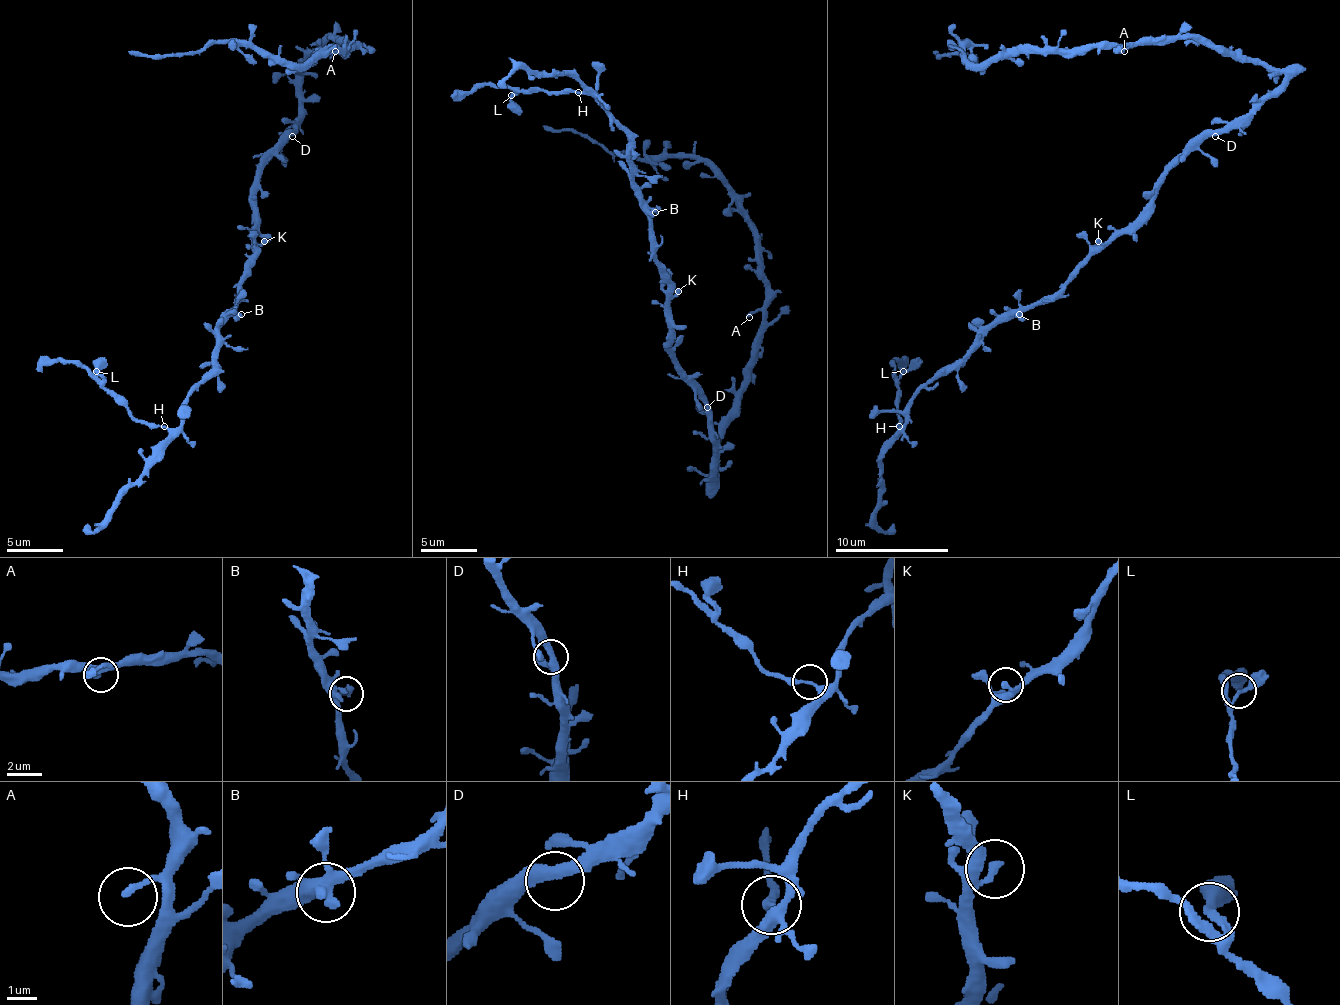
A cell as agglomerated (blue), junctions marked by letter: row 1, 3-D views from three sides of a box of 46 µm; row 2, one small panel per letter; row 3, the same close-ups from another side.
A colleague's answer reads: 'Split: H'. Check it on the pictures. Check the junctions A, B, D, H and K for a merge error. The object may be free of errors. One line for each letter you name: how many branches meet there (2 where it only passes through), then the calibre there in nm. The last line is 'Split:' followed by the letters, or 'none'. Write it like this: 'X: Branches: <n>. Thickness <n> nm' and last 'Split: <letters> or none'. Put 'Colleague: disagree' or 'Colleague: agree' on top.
Colleague: agree
H: Branches: 2. Thickness 260 nm
Split: H

